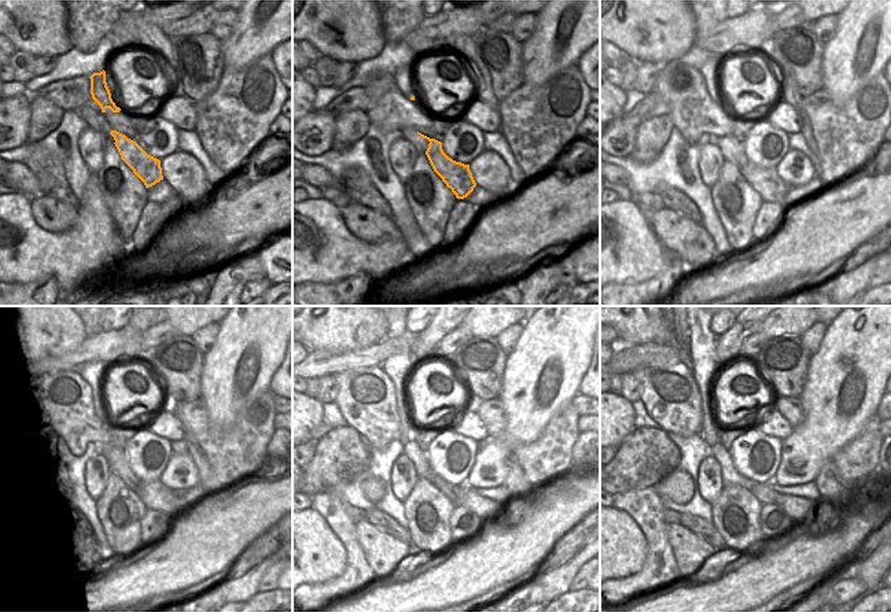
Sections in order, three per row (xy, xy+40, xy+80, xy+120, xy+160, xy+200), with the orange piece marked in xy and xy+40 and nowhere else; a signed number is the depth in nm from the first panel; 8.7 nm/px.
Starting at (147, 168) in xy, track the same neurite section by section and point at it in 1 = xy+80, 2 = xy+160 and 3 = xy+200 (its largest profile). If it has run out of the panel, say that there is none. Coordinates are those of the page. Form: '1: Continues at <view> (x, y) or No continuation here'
1: Continues at xy+80 (765, 180)
2: Continues at xy+160 (490, 511)
3: Continues at xy+200 (817, 518)

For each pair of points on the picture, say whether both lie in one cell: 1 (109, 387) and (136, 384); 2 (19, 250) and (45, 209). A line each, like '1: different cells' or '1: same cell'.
1: same cell
2: different cells

